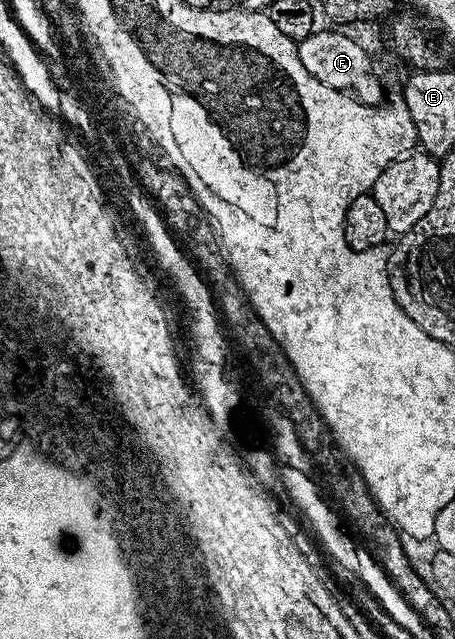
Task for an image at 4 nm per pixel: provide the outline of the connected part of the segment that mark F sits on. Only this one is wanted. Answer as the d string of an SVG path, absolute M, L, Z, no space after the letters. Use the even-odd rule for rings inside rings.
M321 28L312 32L309 38L301 40L298 45L301 64L313 78L331 89L351 93L362 104L377 106L382 103L383 84L375 72L370 56L355 39L343 32Z

